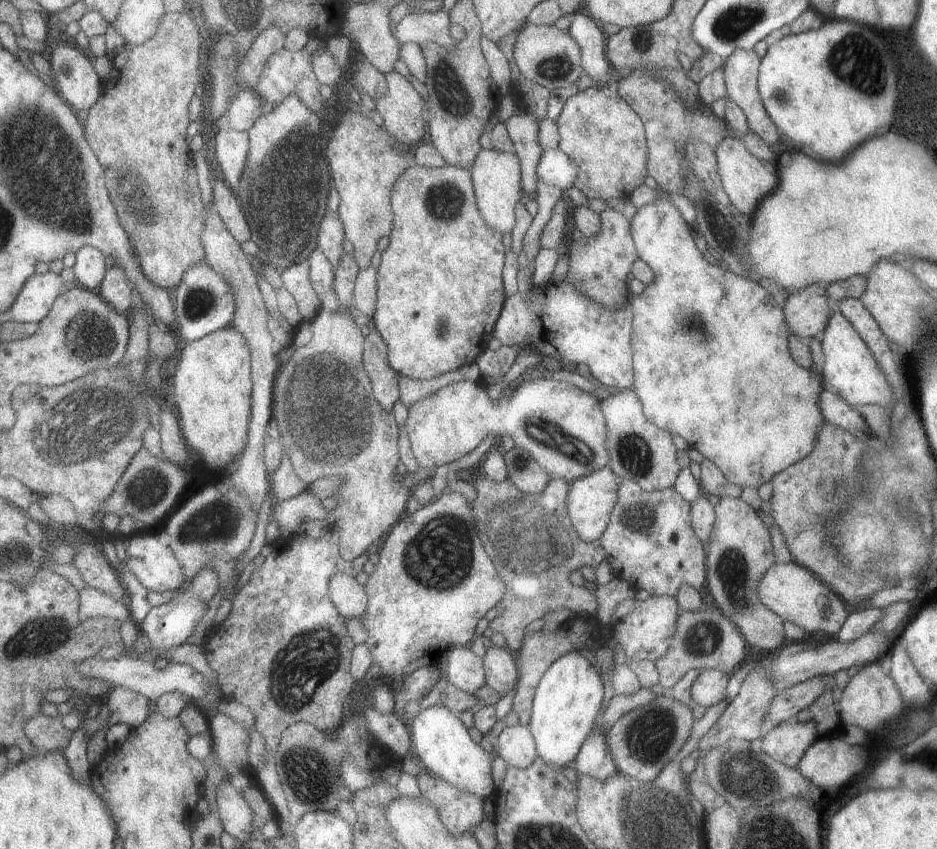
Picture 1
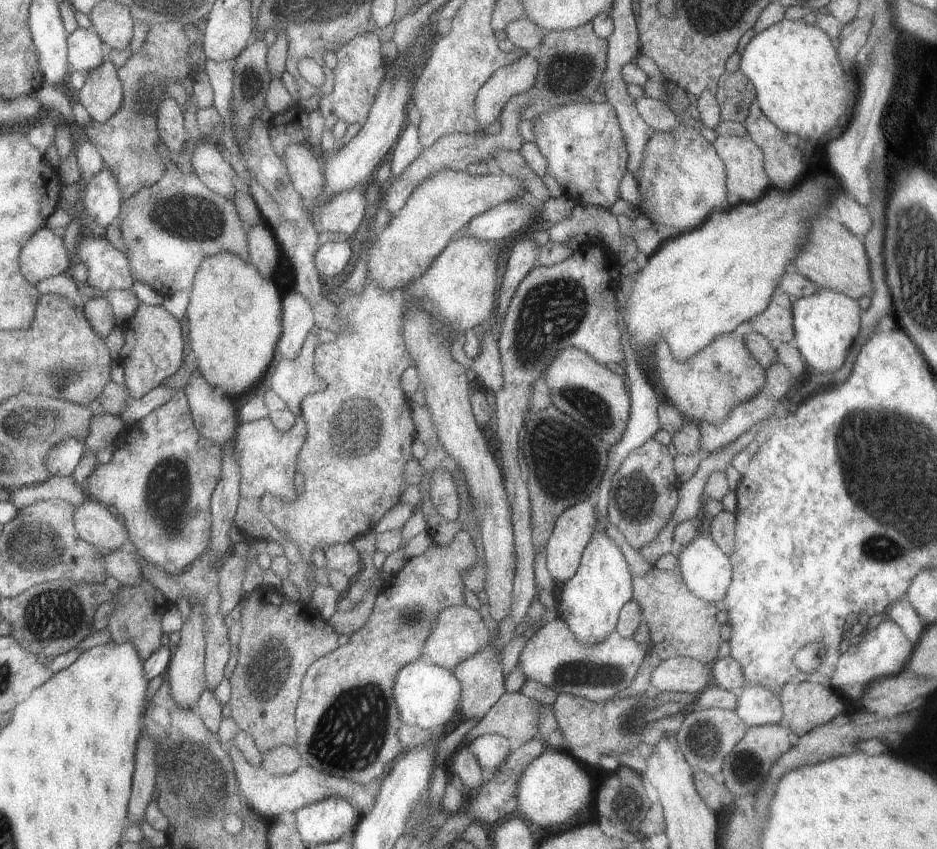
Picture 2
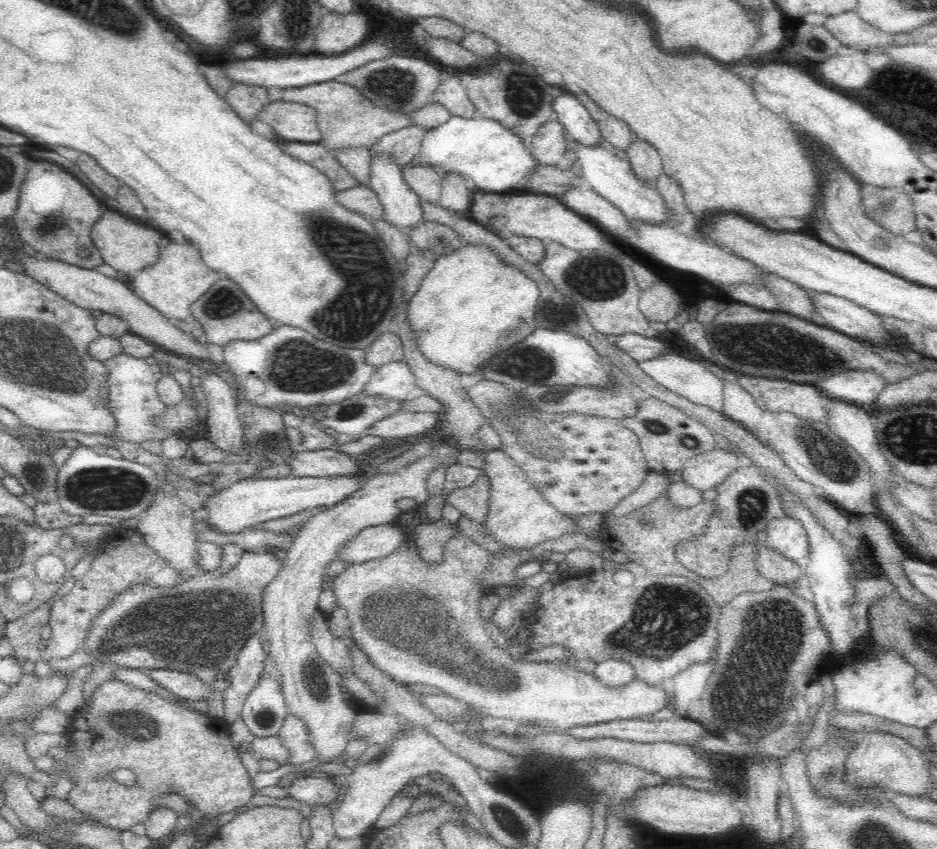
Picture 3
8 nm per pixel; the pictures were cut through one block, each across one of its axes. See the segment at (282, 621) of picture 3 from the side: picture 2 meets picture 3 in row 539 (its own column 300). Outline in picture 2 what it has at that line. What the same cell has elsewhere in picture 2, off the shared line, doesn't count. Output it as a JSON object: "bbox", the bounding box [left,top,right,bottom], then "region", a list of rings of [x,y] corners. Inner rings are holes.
{"bbox":[275,292,315,360],"region":[[[299,292],[287,294],[281,300],[281,336],[275,346],[275,356],[281,356],[281,360],[295,360],[313,326],[315,316],[307,298]]]}

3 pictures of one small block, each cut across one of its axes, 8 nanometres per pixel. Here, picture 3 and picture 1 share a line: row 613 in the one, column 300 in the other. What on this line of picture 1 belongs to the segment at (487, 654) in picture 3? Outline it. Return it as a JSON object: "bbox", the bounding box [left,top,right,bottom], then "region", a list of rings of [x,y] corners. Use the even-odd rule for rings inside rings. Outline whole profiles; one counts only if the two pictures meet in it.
{"bbox":[273,308,411,562],"region":[[[339,308],[333,314],[317,312],[307,324],[311,340],[301,348],[293,348],[291,358],[281,366],[273,388],[273,416],[281,432],[279,440],[295,474],[307,486],[321,478],[333,478],[339,486],[339,490],[333,492],[337,506],[329,510],[325,520],[339,532],[339,552],[345,562],[353,562],[359,556],[365,556],[371,546],[379,546],[385,534],[405,516],[405,504],[411,498],[411,488],[393,478],[401,470],[397,440],[399,424],[393,420],[393,412],[381,408],[373,396],[373,384],[363,366],[365,334],[355,326],[351,310],[353,308]]]}

